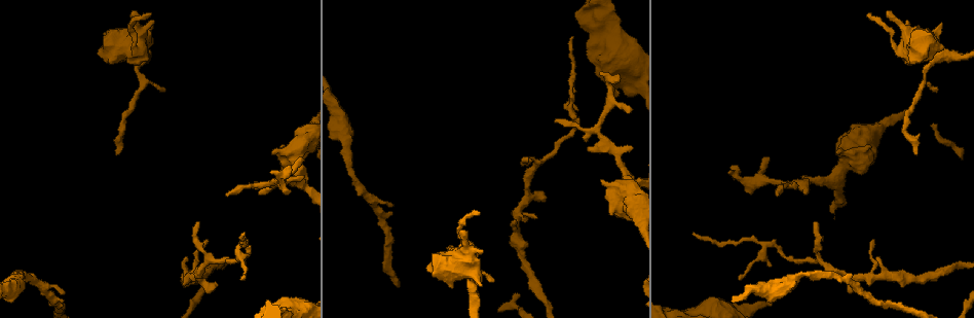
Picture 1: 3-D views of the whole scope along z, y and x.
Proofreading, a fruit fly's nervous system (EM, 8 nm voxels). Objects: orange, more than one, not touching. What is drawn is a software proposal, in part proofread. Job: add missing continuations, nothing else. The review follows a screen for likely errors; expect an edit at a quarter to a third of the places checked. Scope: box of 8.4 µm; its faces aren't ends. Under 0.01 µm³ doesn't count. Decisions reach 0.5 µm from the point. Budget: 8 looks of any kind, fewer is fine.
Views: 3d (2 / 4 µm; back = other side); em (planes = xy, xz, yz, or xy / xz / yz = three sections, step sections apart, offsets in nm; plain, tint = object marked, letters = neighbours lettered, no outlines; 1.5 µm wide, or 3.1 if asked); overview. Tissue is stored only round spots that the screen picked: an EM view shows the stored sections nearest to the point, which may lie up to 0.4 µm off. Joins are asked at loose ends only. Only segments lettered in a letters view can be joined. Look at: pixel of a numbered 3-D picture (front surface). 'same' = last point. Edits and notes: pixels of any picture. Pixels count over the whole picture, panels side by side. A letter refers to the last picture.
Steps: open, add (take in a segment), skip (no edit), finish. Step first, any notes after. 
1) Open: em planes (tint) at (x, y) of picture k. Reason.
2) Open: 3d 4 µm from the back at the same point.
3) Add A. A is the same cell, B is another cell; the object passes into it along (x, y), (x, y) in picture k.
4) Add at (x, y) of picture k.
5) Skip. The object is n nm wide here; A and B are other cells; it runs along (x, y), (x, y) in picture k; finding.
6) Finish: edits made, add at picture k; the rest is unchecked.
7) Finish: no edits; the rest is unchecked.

Open: em planes (letters) at (914, 154) of picture 1. An open end.

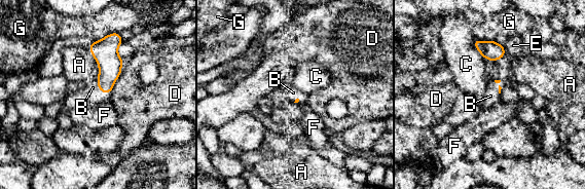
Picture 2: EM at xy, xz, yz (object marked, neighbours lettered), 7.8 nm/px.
Add B. B is the same cell, A, C, D, E, F and G are other cells; it goes on there.

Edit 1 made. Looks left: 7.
Open: overview. Redraw.

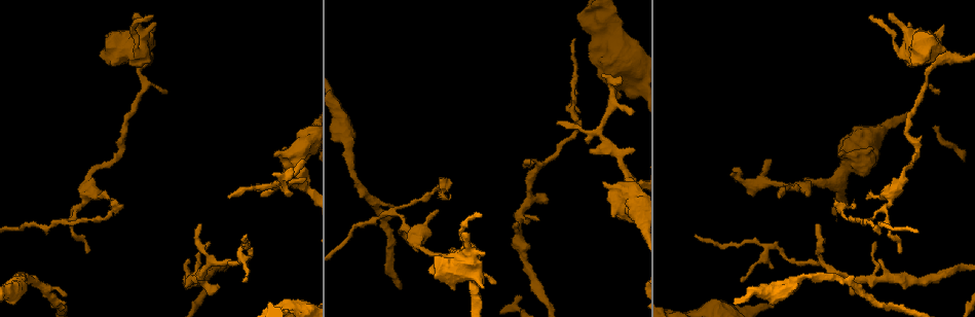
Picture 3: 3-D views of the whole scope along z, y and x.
Open: em yz step 8 (letters) at (816, 227) of picture 3. Branch stops here.

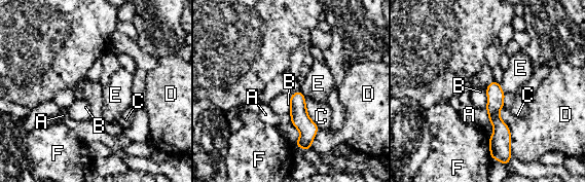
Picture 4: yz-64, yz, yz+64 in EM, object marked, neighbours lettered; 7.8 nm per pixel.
Open: em planes (letters) at the same point. Another direction.

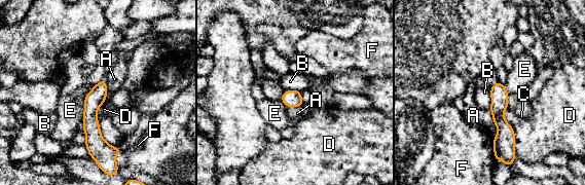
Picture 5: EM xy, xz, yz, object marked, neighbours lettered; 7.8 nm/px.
Skip. The object is 130 nm wide here; A, B, C, D, E and F are other cells; it runs along (103, 83), (90, 106), (90, 152) in picture 5; none of them fits.

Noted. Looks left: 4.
Open: em yz step 4 (tint) at (805, 195) of picture 3. Branch stops here.

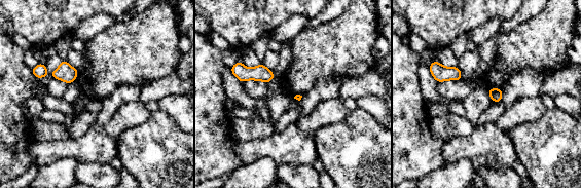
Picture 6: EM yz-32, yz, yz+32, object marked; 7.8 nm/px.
Open: em planes (letters) at the same point. Cut it another way.

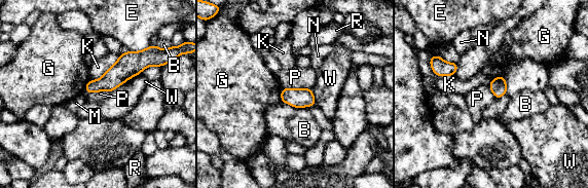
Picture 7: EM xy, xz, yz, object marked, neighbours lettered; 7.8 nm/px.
Skip. B, E, G, K, M, N, P, R and W are other cells; no lettered segment goes on from it.

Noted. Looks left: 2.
Finish: edits made, add at picture 2; the rest is unchecked.

